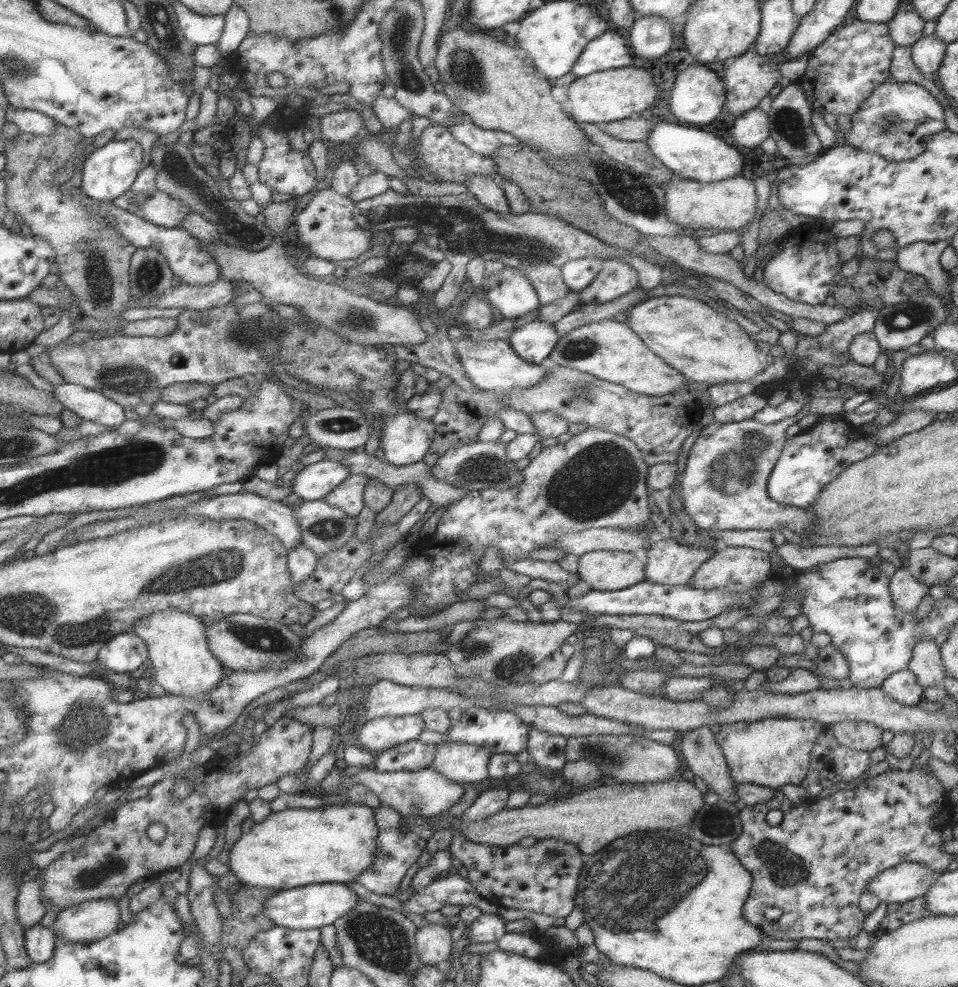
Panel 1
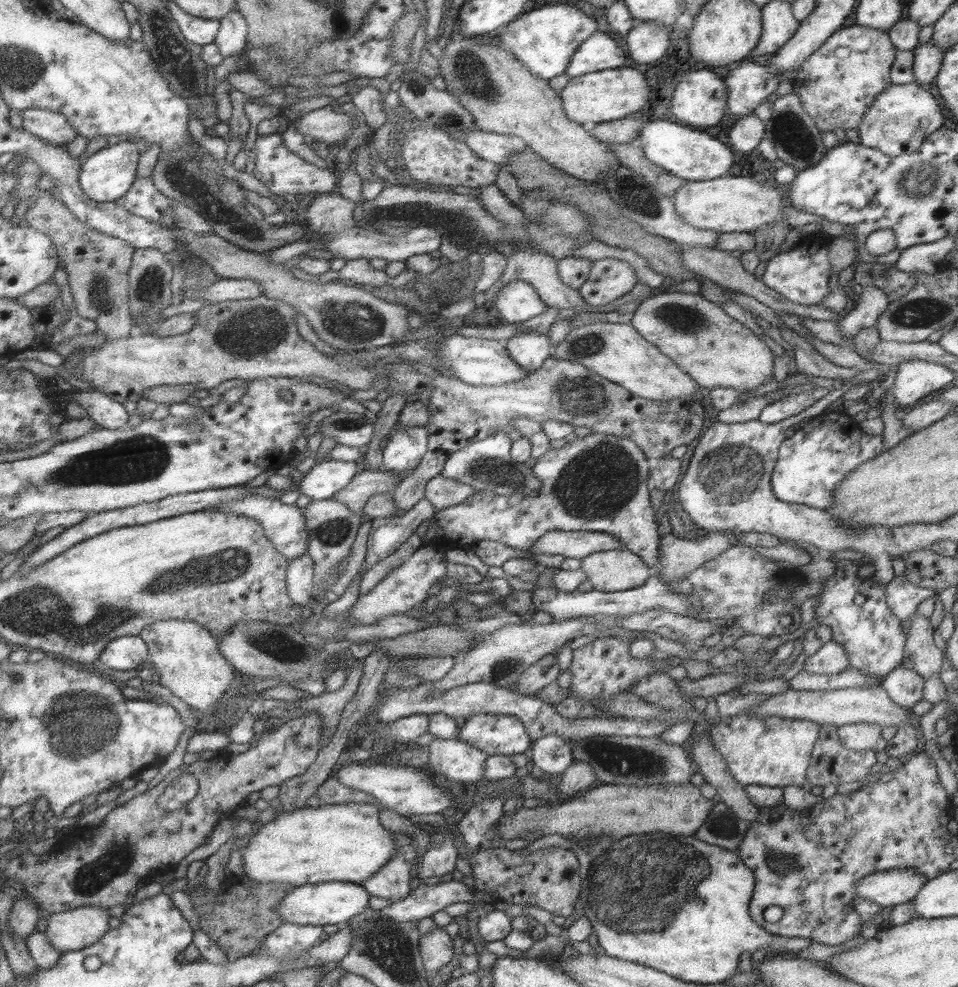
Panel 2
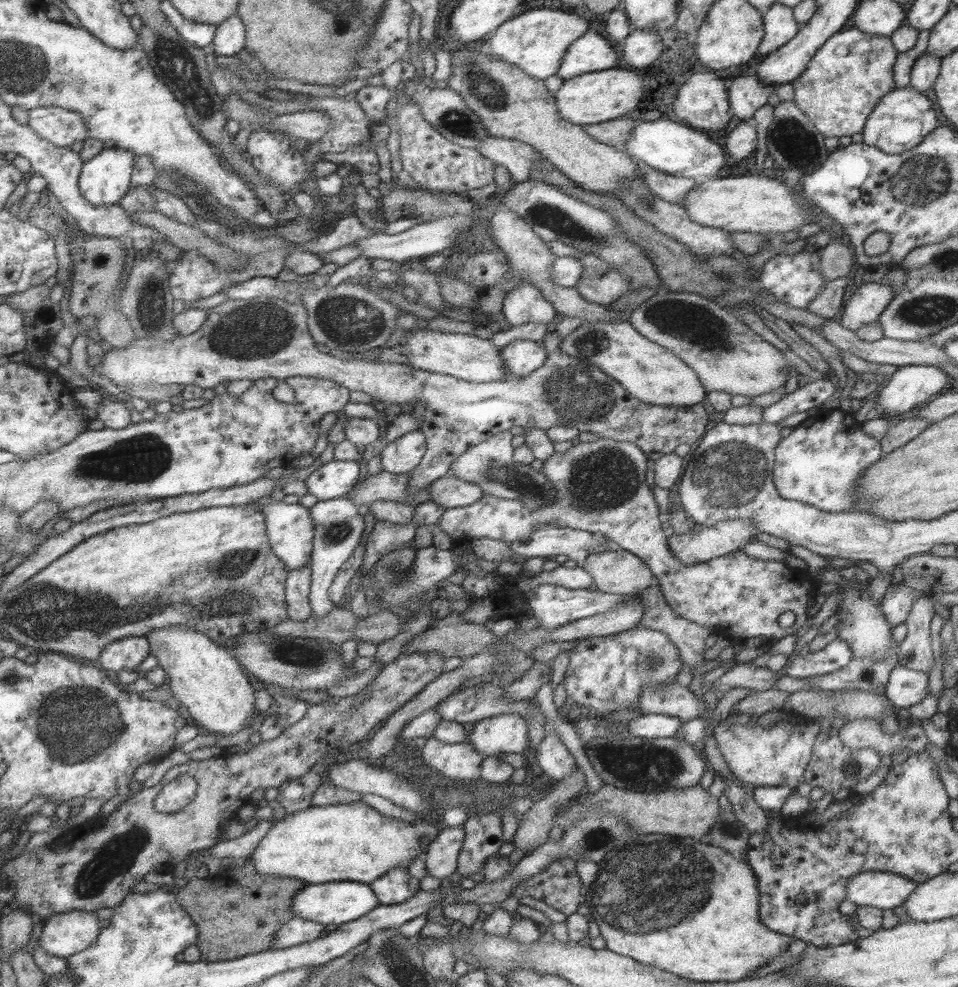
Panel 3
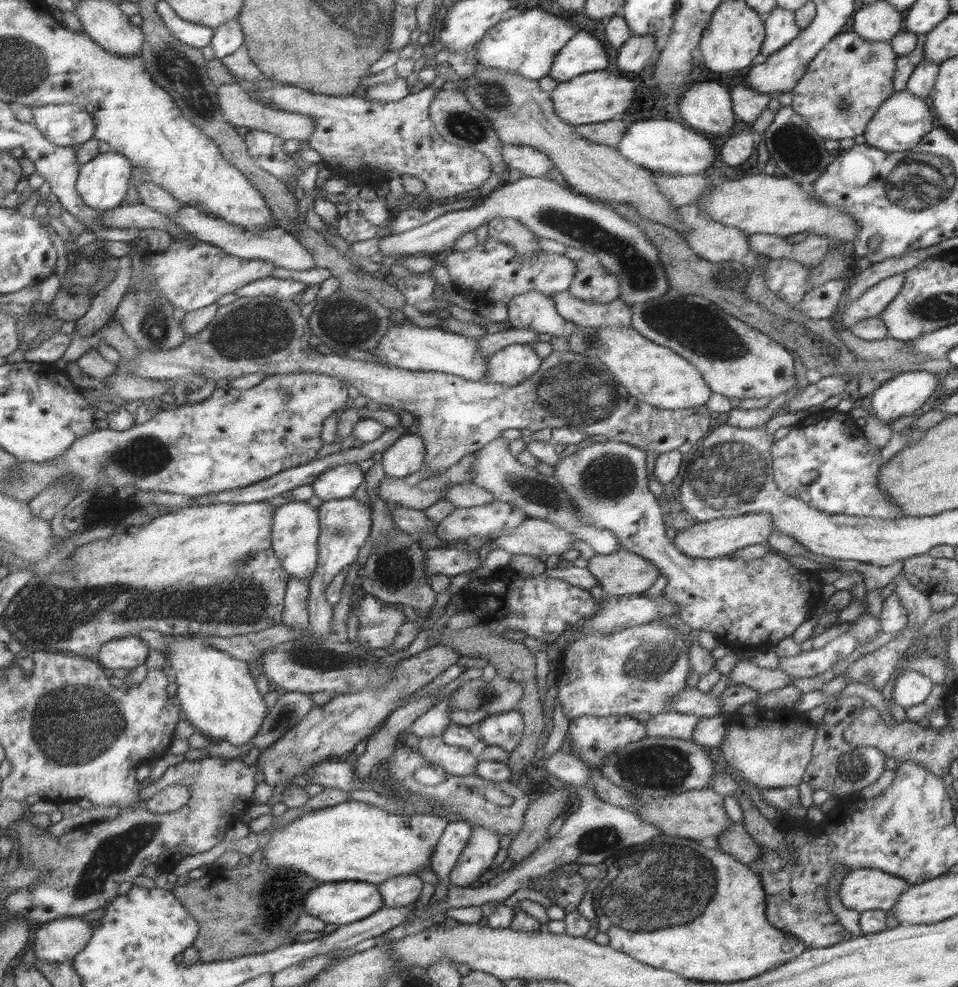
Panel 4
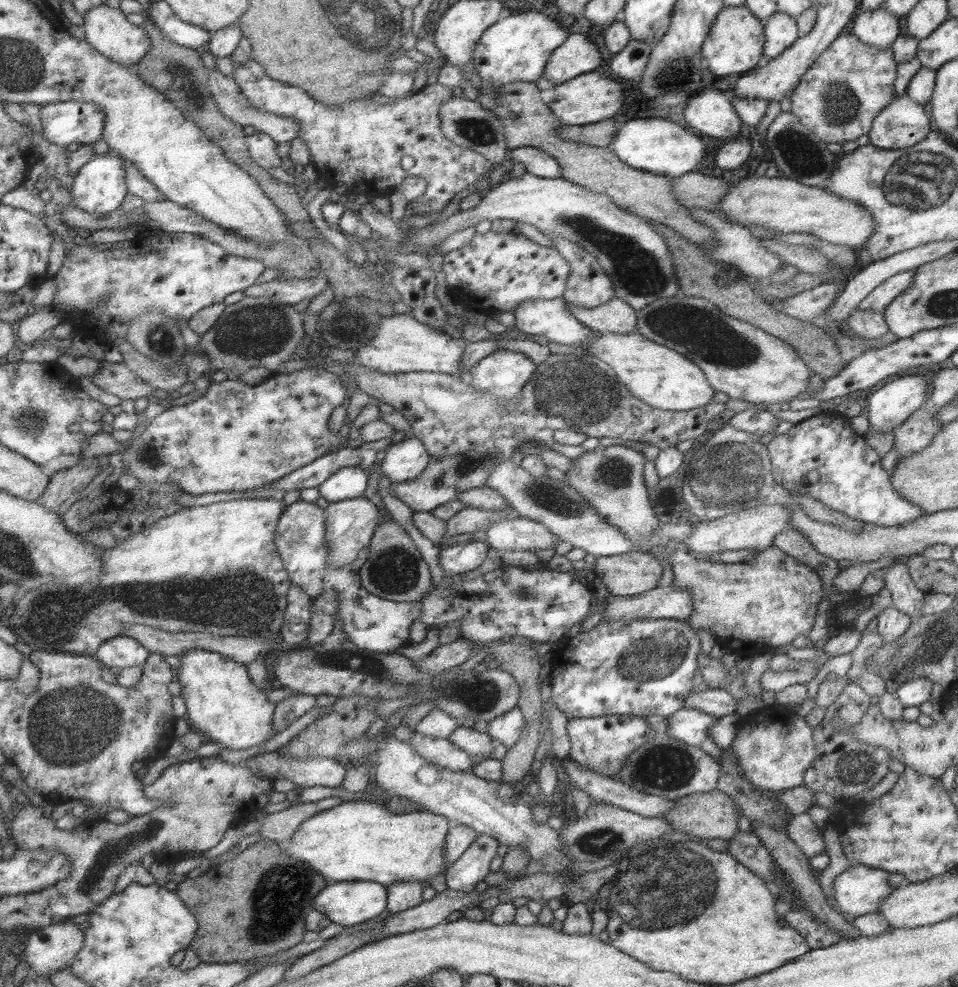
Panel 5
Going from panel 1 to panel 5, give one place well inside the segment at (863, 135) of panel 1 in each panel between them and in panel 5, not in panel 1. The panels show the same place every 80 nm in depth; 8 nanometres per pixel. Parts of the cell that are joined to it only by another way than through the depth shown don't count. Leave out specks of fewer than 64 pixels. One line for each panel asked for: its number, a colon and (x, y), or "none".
2: (900, 117)
3: (900, 120)
4: (901, 121)
5: (902, 122)

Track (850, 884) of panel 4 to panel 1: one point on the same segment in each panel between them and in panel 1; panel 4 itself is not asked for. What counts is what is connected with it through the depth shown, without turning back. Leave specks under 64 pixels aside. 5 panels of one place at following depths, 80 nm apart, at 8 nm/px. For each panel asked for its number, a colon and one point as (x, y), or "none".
1: (908, 880)
2: (888, 888)
3: (883, 890)

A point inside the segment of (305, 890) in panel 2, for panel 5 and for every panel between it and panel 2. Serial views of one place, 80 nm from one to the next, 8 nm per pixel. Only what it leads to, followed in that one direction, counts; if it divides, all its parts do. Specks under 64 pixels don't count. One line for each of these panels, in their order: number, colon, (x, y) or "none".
3: (338, 902)
4: (343, 902)
5: (348, 903)

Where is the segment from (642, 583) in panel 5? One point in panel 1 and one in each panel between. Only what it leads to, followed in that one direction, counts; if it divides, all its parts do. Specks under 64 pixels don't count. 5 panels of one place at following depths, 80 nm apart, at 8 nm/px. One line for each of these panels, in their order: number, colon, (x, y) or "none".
1: (601, 570)
2: (618, 569)
3: (617, 571)
4: (620, 573)

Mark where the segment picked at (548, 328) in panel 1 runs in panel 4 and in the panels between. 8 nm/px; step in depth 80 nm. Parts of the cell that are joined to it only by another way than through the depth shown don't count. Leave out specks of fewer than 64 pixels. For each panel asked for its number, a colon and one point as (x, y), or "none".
2: (528, 349)
3: (520, 357)
4: (512, 363)

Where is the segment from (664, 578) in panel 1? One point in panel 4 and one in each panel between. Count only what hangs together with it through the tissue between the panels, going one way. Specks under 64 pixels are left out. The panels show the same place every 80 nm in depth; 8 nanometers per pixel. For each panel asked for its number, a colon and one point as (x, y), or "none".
2: (677, 557)
3: (702, 543)
4: (722, 536)

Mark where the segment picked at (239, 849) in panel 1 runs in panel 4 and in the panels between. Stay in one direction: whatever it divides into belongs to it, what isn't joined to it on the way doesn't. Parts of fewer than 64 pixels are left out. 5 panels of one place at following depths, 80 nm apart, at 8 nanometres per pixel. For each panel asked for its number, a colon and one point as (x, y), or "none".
2: (343, 842)
3: (351, 841)
4: (351, 841)

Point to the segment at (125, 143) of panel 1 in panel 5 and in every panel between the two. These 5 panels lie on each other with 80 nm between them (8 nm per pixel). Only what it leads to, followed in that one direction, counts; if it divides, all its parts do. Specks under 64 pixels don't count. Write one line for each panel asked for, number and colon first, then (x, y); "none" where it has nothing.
2: (107, 174)
3: (103, 179)
4: (102, 183)
5: (99, 186)

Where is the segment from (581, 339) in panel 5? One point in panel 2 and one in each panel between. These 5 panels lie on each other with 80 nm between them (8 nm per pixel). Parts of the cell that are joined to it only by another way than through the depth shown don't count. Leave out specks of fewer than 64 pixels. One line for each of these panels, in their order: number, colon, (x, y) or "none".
2: (516, 301)
3: (525, 304)
4: (531, 310)

